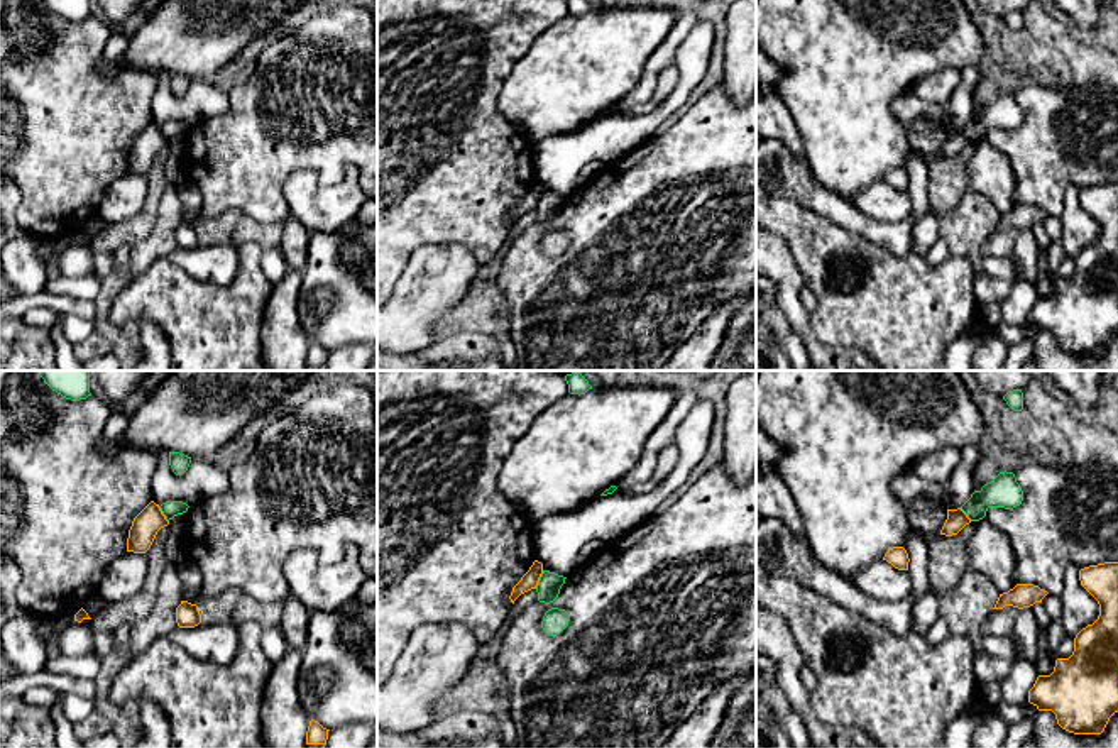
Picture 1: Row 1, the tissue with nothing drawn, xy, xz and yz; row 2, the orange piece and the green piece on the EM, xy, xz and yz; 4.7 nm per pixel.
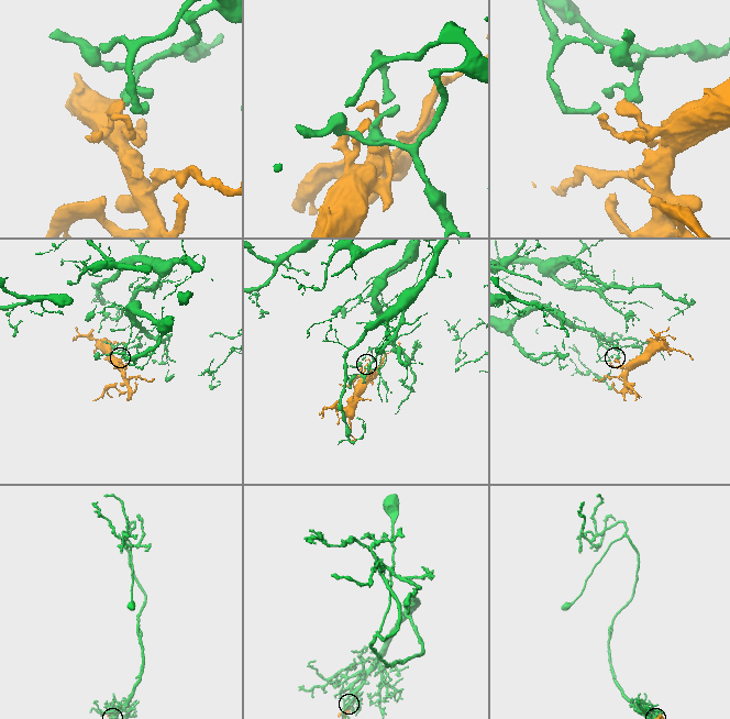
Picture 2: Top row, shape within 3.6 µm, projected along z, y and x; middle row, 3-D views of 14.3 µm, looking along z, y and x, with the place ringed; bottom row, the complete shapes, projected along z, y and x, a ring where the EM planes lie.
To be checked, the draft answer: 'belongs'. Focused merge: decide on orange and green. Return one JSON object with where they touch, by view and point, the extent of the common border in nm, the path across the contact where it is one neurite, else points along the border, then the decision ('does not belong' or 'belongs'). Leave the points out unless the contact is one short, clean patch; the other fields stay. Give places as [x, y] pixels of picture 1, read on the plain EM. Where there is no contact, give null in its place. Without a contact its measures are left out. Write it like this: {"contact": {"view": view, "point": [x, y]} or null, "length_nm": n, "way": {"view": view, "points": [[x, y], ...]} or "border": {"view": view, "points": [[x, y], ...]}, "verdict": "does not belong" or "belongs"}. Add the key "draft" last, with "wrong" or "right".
{"contact": {"view": "xz", "point": [538, 200]}, "length_nm": 100, "border": {"view": "xz", "points": [[543, 192], [535, 208]]}, "verdict": "does not belong", "draft": "wrong"}

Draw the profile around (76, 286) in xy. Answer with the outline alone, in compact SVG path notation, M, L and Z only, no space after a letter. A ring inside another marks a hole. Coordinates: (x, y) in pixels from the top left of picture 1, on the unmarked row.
M64 276L49 278L46 291L79 300L93 300L100 293L101 281L93 276Z

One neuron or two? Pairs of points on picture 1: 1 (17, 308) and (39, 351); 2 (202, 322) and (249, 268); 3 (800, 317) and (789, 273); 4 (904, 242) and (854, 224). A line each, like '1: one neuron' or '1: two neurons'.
1: two neurons
2: one neuron
3: one neuron
4: one neuron

